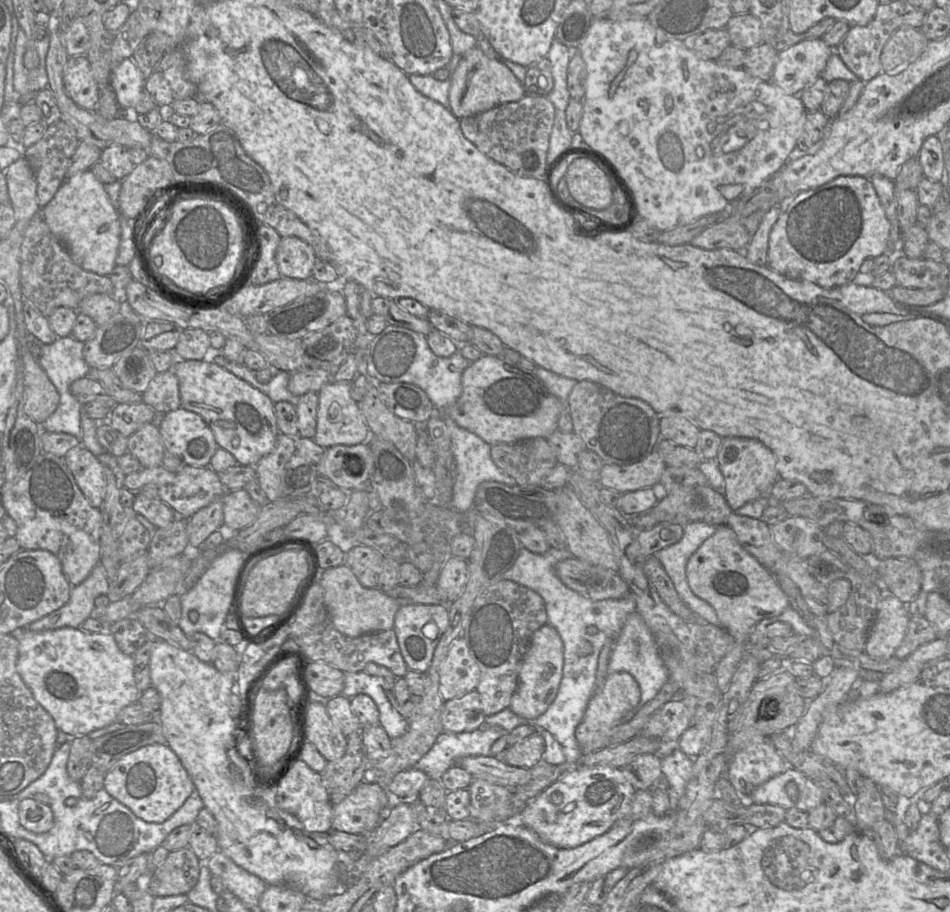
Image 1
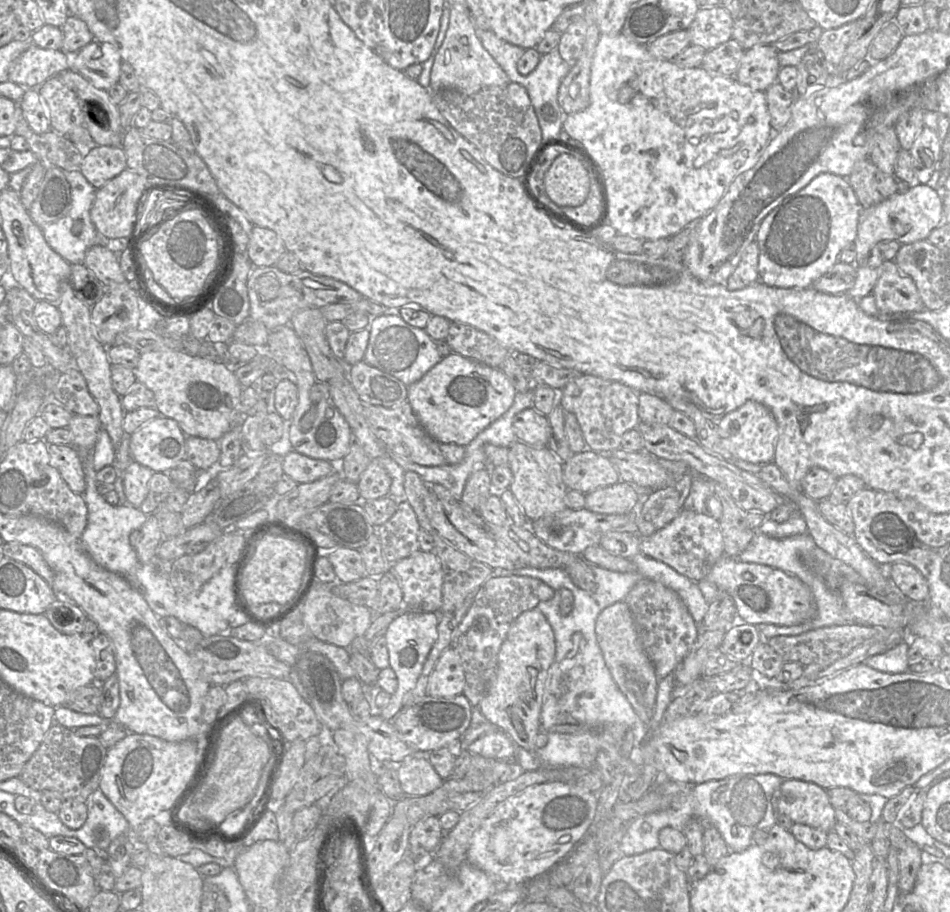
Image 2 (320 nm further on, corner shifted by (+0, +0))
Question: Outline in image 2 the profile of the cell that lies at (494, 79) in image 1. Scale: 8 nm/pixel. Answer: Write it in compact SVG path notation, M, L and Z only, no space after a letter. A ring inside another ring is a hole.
M448 6L450 8L449 26L434 59L430 75L430 90L438 92L443 89L453 89L472 95L486 87L508 84L509 77L477 37L472 17L463 12L461 7Z

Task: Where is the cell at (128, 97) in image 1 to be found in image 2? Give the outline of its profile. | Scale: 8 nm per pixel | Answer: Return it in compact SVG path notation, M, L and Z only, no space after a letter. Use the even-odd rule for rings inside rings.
M92 41L70 56L70 69L86 78L94 87L108 91L118 83L123 60L109 43Z

